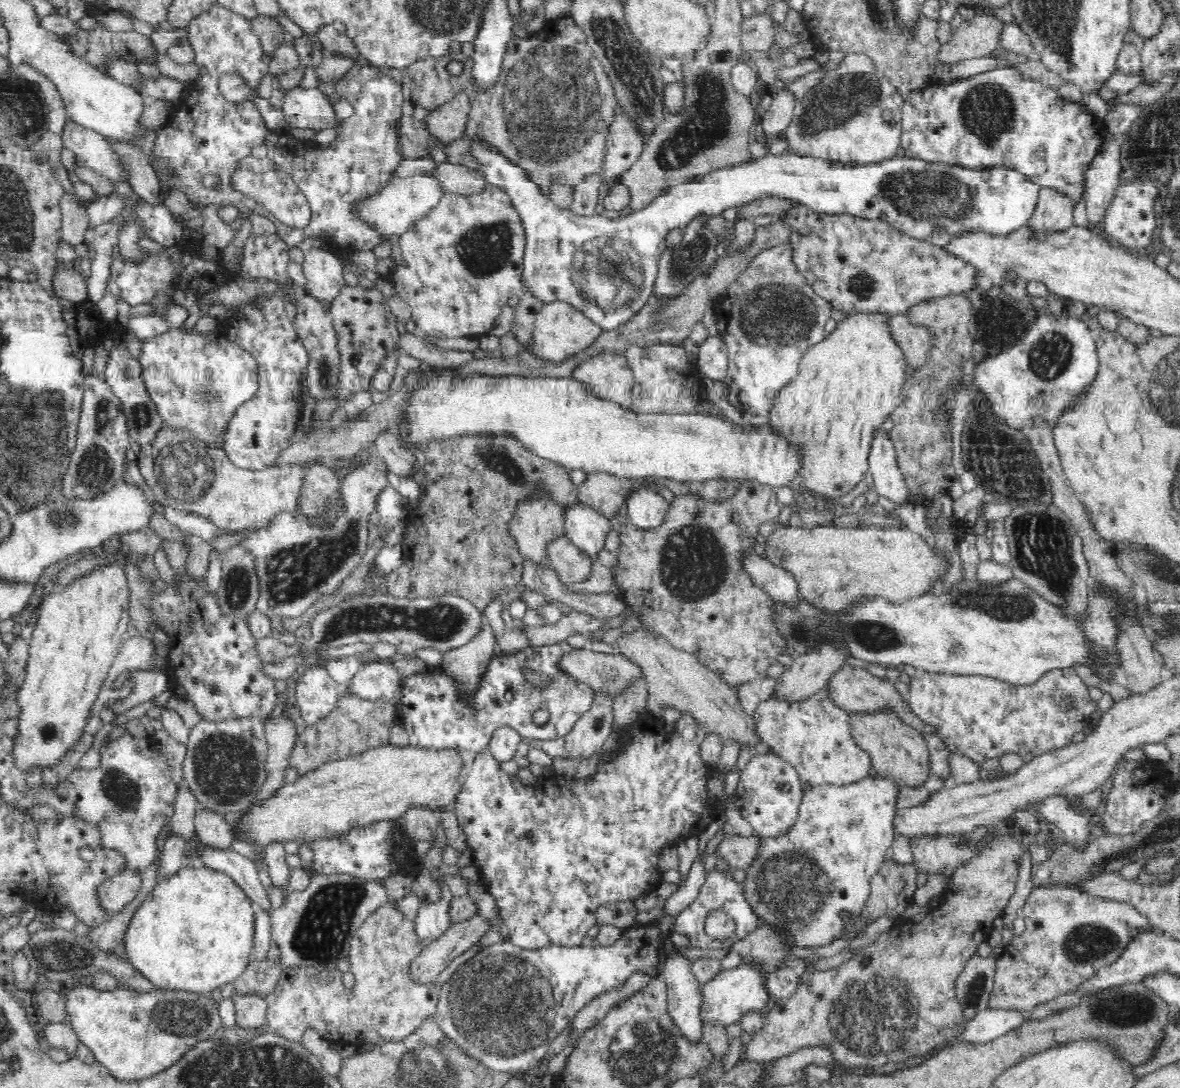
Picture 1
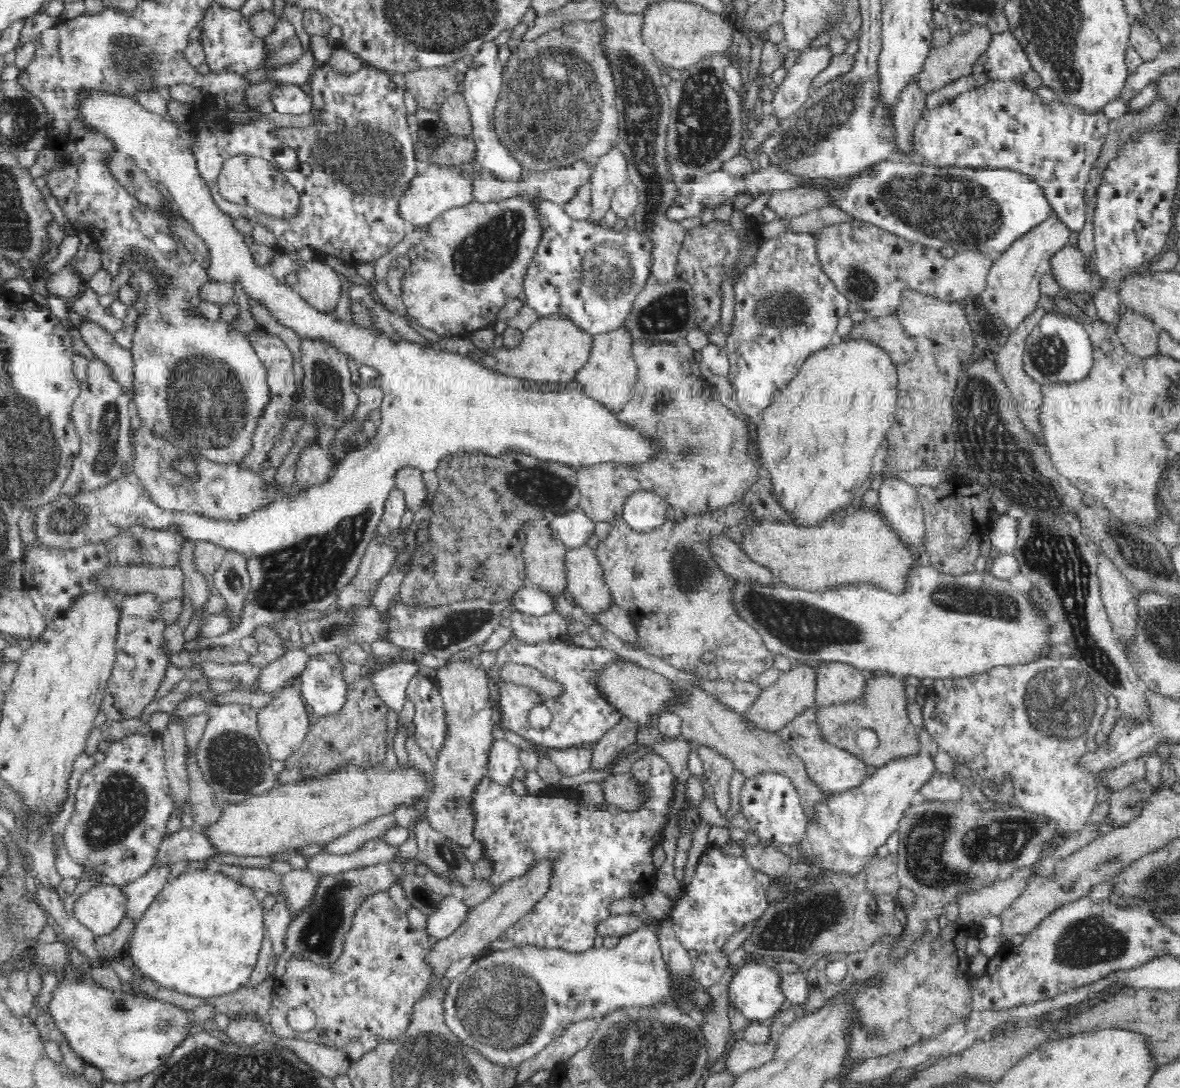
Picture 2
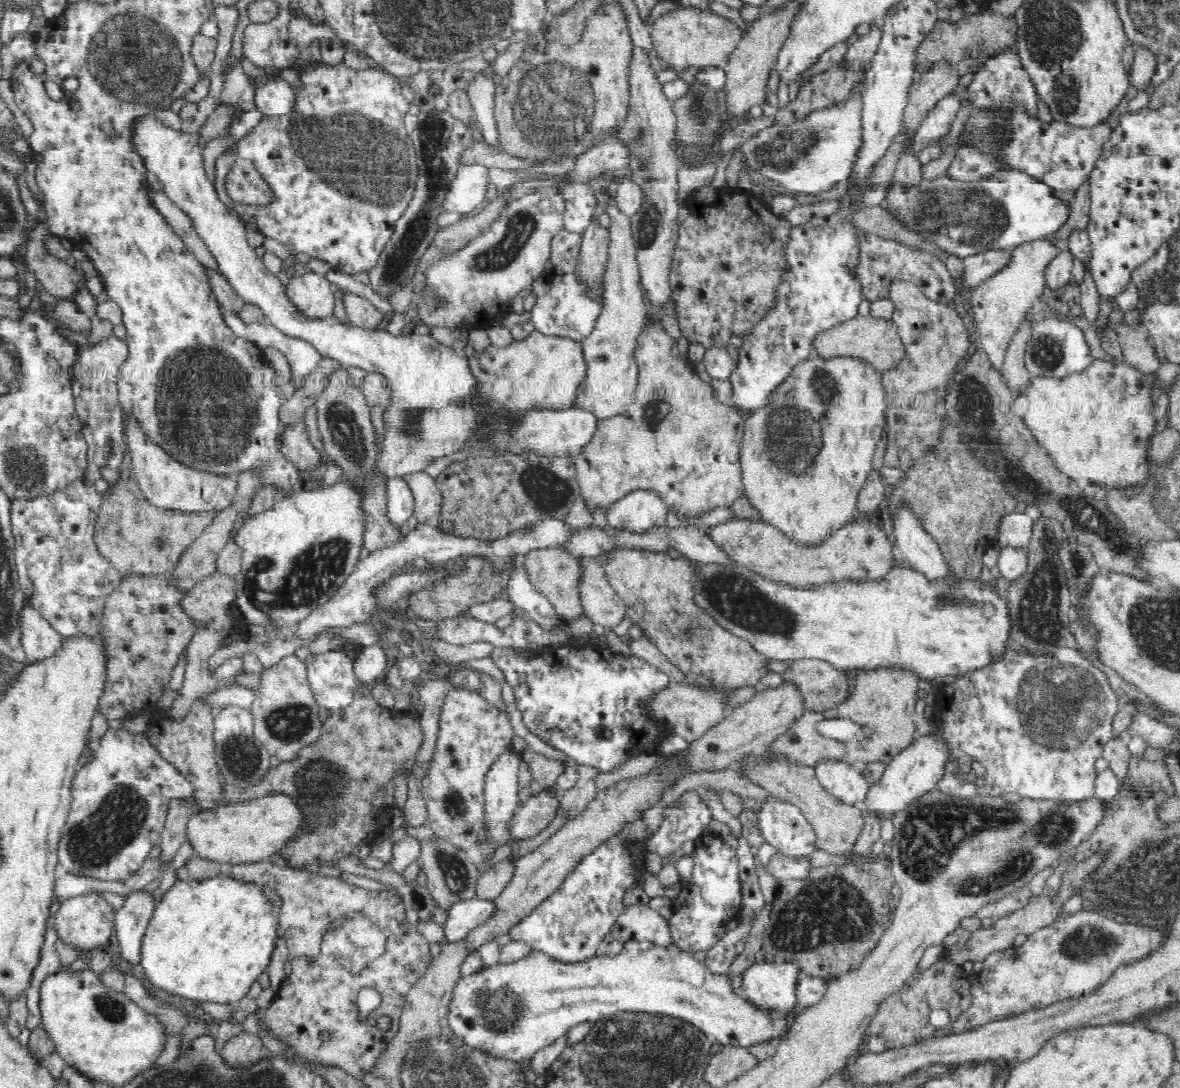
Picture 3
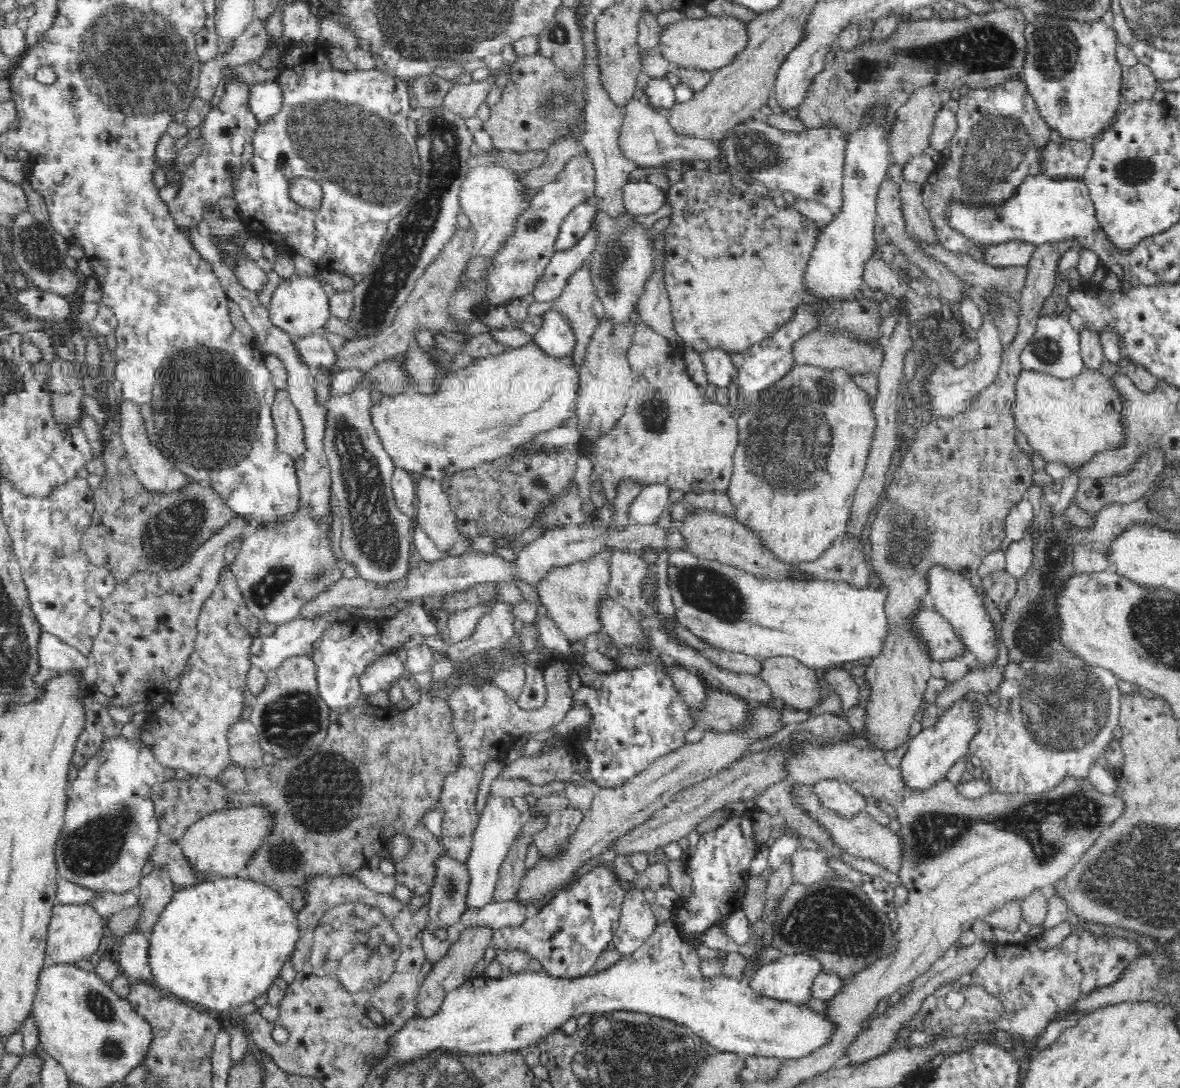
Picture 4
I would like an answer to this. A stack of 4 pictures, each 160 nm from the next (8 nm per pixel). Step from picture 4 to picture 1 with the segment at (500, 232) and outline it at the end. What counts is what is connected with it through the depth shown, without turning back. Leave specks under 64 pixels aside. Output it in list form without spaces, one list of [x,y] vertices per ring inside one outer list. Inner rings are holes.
[[[428,174],[392,176],[382,188],[354,200],[349,210],[354,214],[354,218],[377,232],[380,239],[387,241],[391,237],[399,238],[405,233],[413,220],[424,216],[425,212],[438,202],[442,192],[439,184]]]

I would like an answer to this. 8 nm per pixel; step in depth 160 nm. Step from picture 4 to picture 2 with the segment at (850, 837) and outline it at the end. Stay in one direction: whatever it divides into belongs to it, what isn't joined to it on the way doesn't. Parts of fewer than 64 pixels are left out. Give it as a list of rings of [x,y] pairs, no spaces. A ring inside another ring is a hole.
[[[690,683],[676,686],[675,697],[666,701],[658,711],[650,713],[648,726],[658,726],[666,713],[676,714],[681,719],[682,734],[699,745],[713,748],[728,757],[734,763],[735,769],[745,778],[760,771],[776,771],[790,777],[800,794],[800,800],[808,818],[813,804],[824,798],[825,793],[807,777],[802,761],[786,743],[774,732],[756,727],[744,713],[738,713],[726,706],[718,696],[706,691],[702,684]]]

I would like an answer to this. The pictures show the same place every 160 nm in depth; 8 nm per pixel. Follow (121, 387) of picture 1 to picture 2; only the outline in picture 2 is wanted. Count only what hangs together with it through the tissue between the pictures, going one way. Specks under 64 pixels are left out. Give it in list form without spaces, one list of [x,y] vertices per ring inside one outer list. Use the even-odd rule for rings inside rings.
[[[82,321],[79,325],[82,340],[92,350],[95,358],[108,368],[109,375],[121,387],[129,400],[134,396],[134,357],[131,349],[126,349],[114,340],[111,333],[91,321]]]

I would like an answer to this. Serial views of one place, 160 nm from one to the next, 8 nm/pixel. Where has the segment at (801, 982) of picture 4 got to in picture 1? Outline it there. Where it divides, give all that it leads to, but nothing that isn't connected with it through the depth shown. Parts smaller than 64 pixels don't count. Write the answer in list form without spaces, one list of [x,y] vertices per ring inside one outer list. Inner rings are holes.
[[[741,964],[729,970],[721,969],[712,980],[700,984],[701,1005],[699,1015],[703,1024],[730,1026],[738,1023],[748,1009],[763,1010],[768,1006],[770,994],[763,986],[762,976],[753,965]]]

